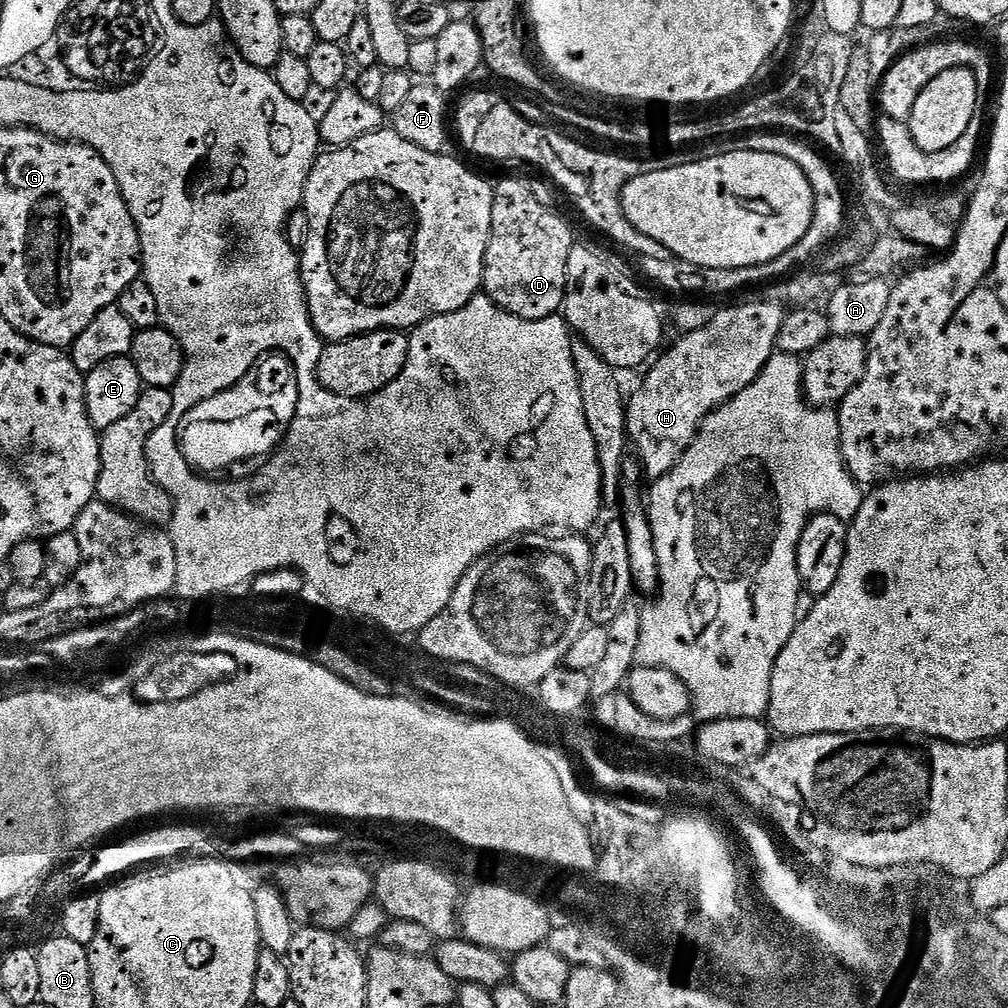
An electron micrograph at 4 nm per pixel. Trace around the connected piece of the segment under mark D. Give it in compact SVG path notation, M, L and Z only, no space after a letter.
M504 180L492 189L492 236L486 246L484 259L483 295L489 296L496 305L523 320L544 320L563 309L564 291L568 289L566 262L574 247L568 224L556 212L551 212L524 180Z

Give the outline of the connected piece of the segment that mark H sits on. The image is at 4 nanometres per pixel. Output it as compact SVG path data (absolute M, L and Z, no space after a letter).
M765 300L759 303L740 304L737 308L722 310L720 308L700 329L683 333L679 337L681 340L673 348L665 347L655 357L654 363L647 369L648 377L641 382L640 389L633 396L631 393L627 397L630 444L631 447L636 447L635 455L642 465L645 477L659 478L666 475L692 445L704 419L729 400L733 400L746 386L754 383L766 362L774 355L778 331L782 328L786 312L779 303Z

